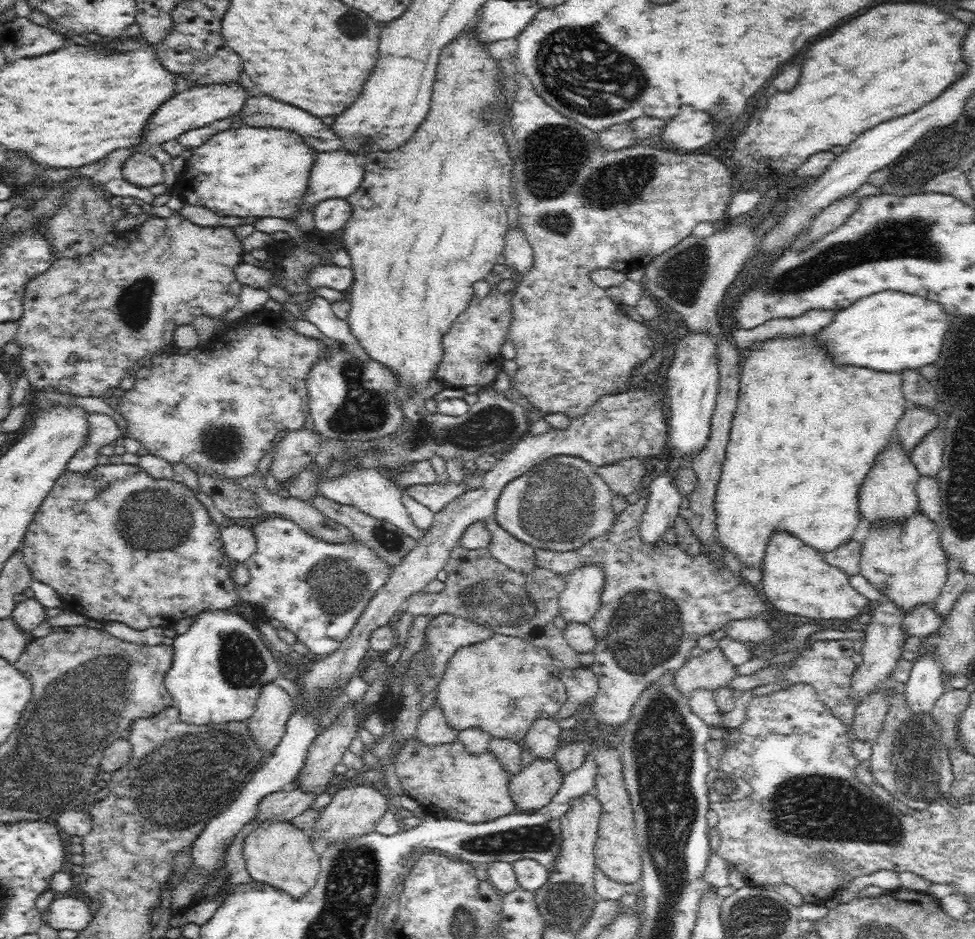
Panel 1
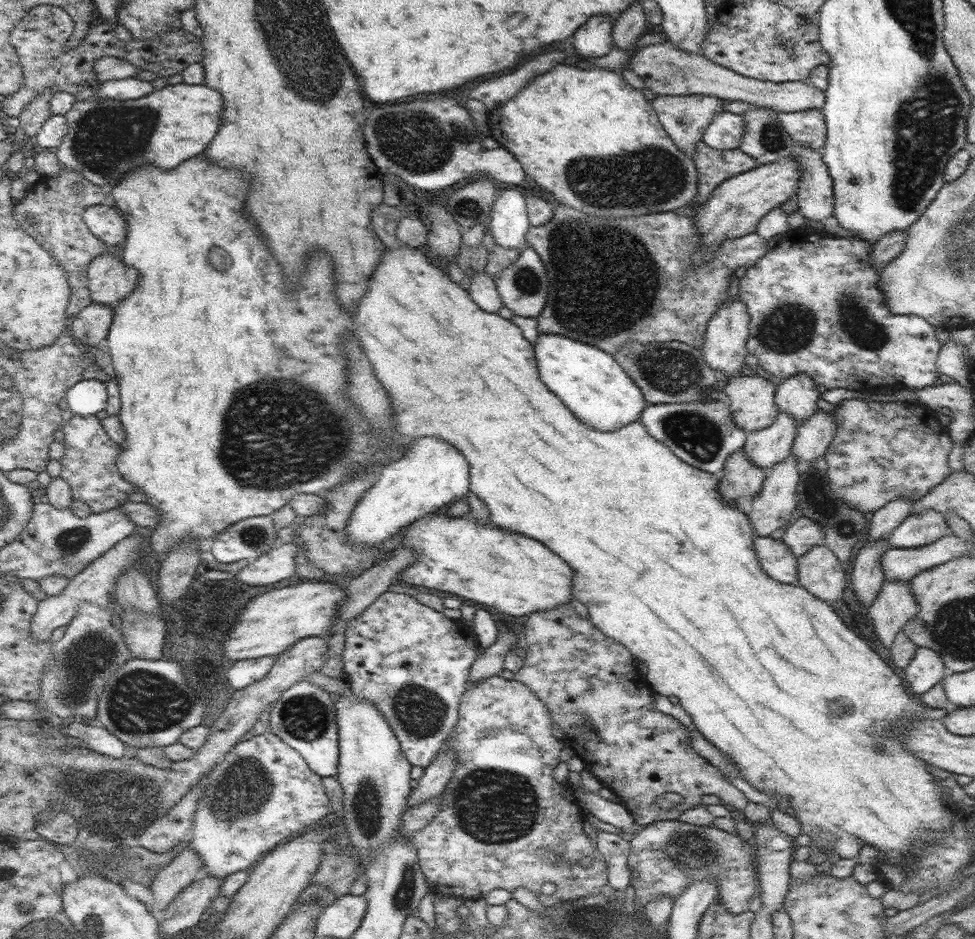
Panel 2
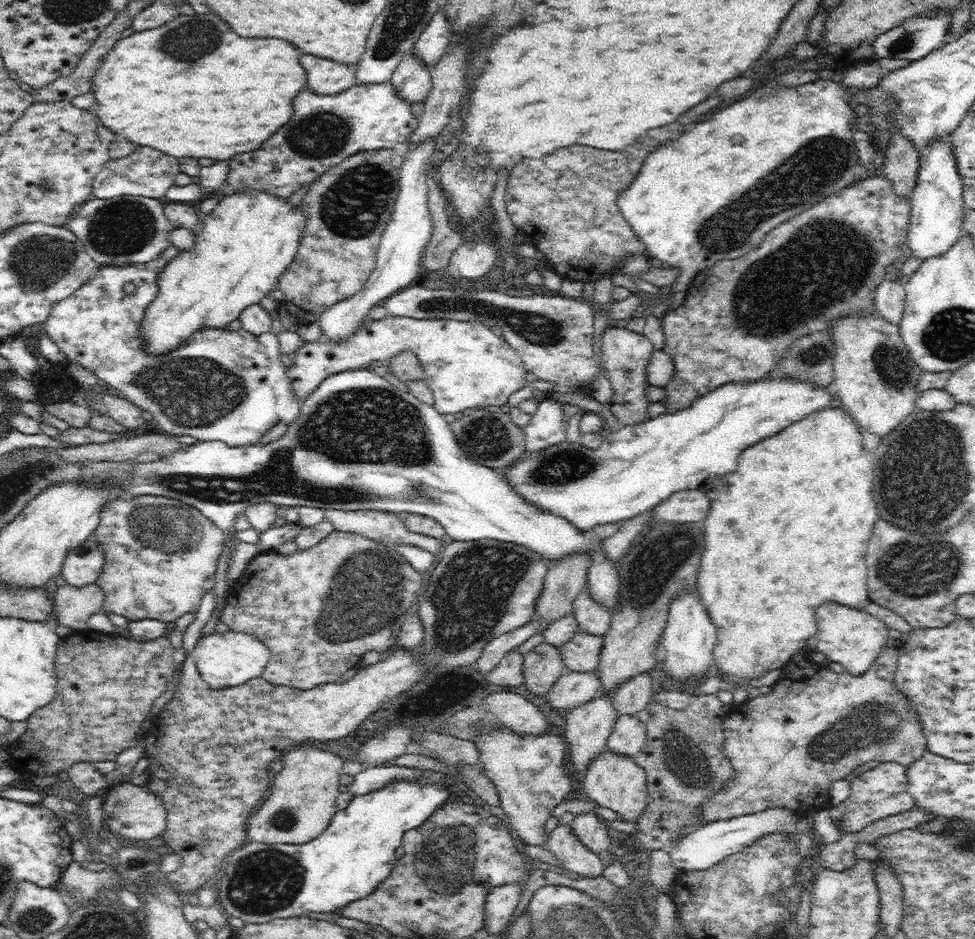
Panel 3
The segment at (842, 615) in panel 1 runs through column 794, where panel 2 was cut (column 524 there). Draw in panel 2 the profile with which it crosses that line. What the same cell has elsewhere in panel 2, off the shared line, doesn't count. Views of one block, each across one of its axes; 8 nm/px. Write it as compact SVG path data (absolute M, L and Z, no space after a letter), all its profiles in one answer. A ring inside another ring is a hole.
M447 509L439 510L437 512L431 512L427 514L424 518L409 524L406 528L403 528L400 533L404 534L404 539L398 547L402 545L412 547L417 554L417 559L404 570L398 572L399 576L396 577L398 582L414 584L416 586L426 587L428 589L436 589L439 591L445 591L452 593L457 598L464 597L471 601L479 602L480 604L494 607L498 613L504 613L513 617L522 617L524 615L532 615L537 611L550 611L556 609L560 605L569 604L572 601L572 583L574 583L574 570L566 564L564 559L561 559L552 550L546 548L541 542L534 540L533 538L528 538L523 534L516 534L515 532L508 532L507 530L502 530L499 526L496 526L491 522L491 524L483 524L478 522L474 516L461 516L456 518L455 516L450 516Z

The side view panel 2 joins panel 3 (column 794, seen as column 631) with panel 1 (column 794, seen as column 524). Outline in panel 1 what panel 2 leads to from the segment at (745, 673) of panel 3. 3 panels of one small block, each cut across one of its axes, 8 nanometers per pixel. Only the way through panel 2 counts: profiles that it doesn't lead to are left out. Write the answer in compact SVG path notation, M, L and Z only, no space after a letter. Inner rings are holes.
M806 334L804 340L802 336L776 336L766 342L760 342L756 348L750 348L749 356L745 358L740 378L740 388L738 390L738 400L736 412L732 420L730 438L727 444L720 480L714 500L714 510L716 511L716 532L717 540L727 548L734 556L738 556L742 566L760 568L770 534L776 530L786 530L796 536L804 544L814 547L817 551L832 552L844 542L861 536L864 531L863 516L860 514L859 490L863 480L870 472L873 462L879 456L880 451L895 438L894 430L900 418L904 414L908 404L902 390L902 374L900 372L884 372L882 370L868 370L868 368L856 368L856 366L836 366L832 364L827 354L824 354L822 346L818 346L814 340L819 340L817 334Z

